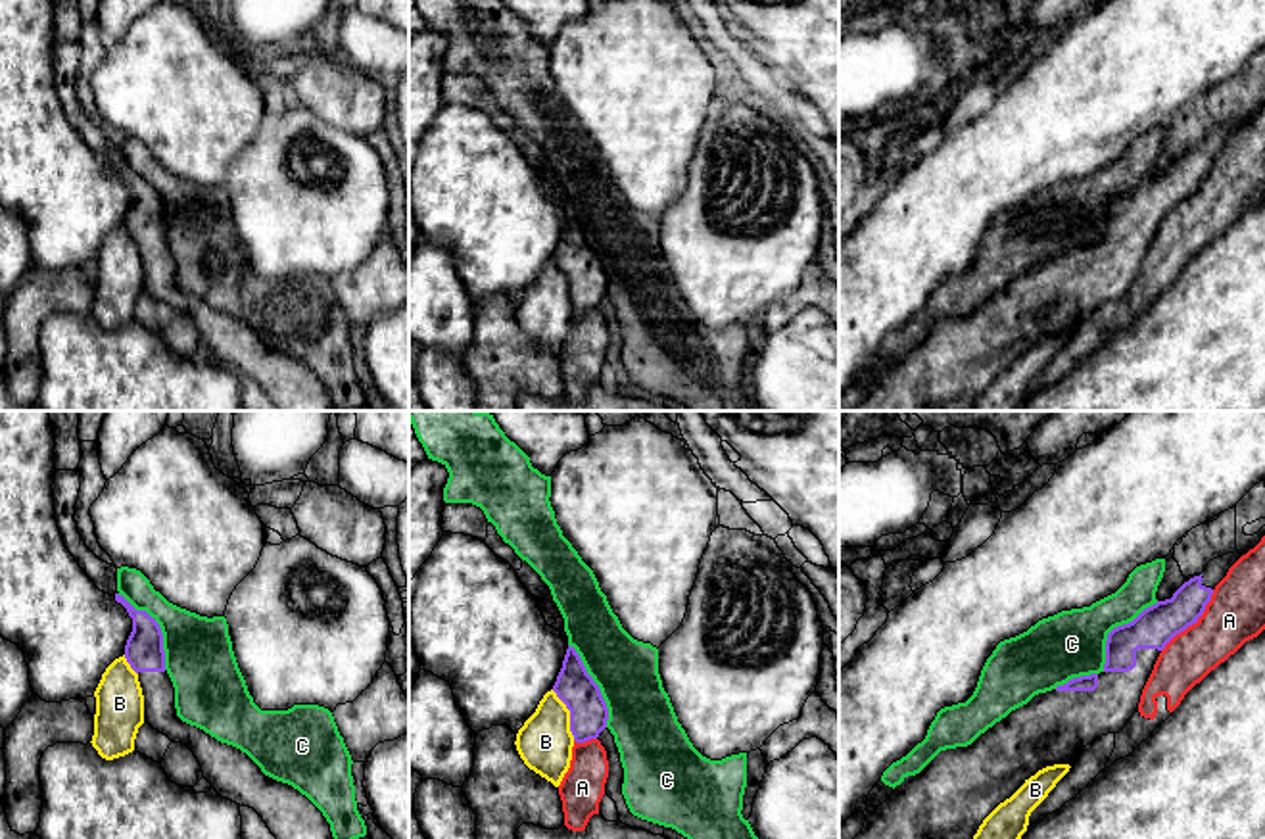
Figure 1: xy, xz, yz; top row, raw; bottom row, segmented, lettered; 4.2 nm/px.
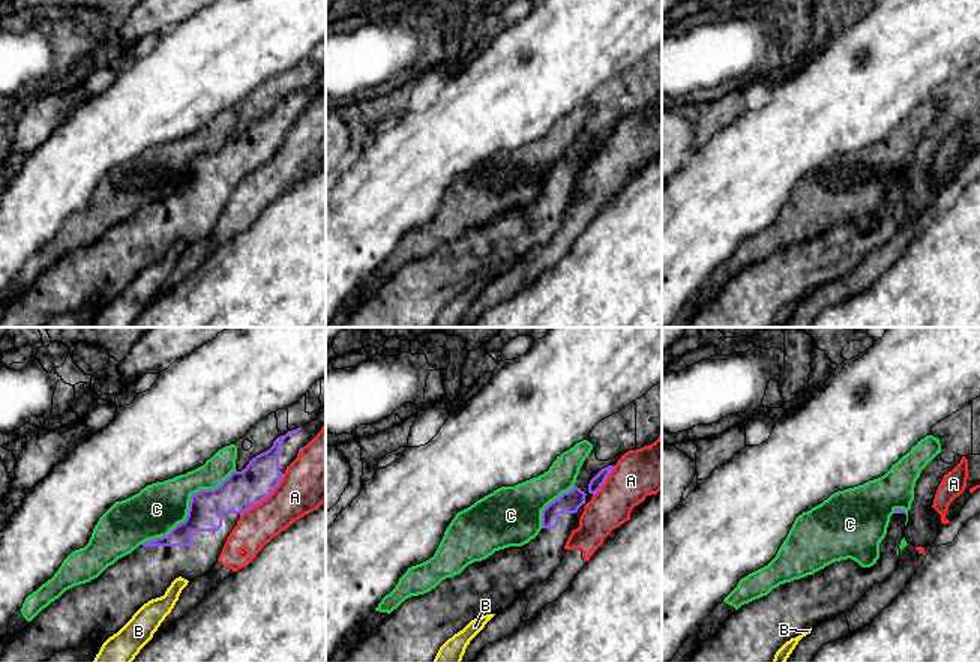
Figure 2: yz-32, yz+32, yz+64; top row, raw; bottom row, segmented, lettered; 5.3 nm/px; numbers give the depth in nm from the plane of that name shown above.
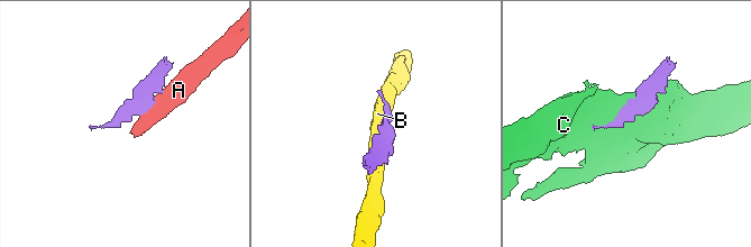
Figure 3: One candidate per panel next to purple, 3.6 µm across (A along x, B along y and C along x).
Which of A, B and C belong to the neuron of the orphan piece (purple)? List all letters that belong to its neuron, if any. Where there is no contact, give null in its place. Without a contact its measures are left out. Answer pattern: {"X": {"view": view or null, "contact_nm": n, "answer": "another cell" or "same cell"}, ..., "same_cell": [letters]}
{"A": {"view": "yz", "contact_nm": 340, "answer": "another cell"}, "B": {"view": "xz", "contact_nm": 240, "answer": "another cell"}, "C": {"view": "xy", "contact_nm": 380, "answer": "another cell"}, "same_cell": []}

